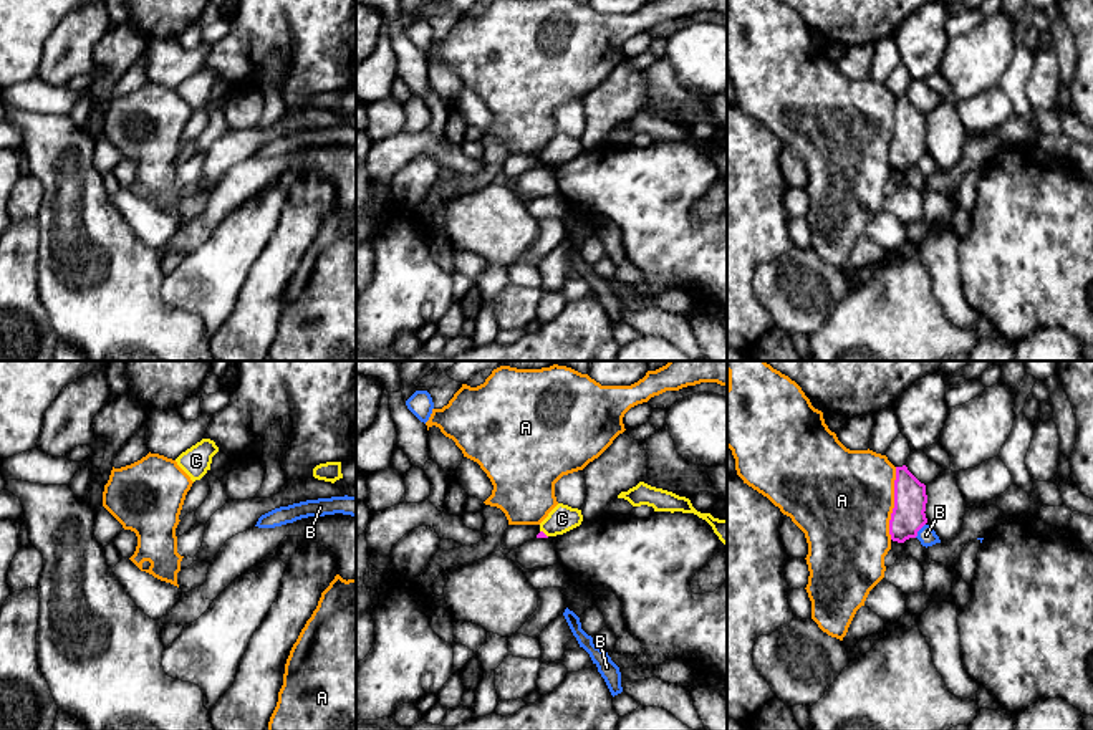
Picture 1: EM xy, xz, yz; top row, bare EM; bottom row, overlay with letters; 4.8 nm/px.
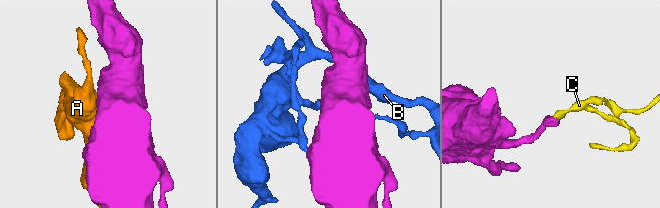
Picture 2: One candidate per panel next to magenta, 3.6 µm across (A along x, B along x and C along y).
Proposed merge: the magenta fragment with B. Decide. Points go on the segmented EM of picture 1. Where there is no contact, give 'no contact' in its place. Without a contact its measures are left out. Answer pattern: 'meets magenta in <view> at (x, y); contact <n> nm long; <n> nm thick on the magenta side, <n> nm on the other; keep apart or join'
meets magenta in yz at (919, 528); contact 90 nm long; 170 nm thick on the magenta side, 90 nm on the other; keep apart

